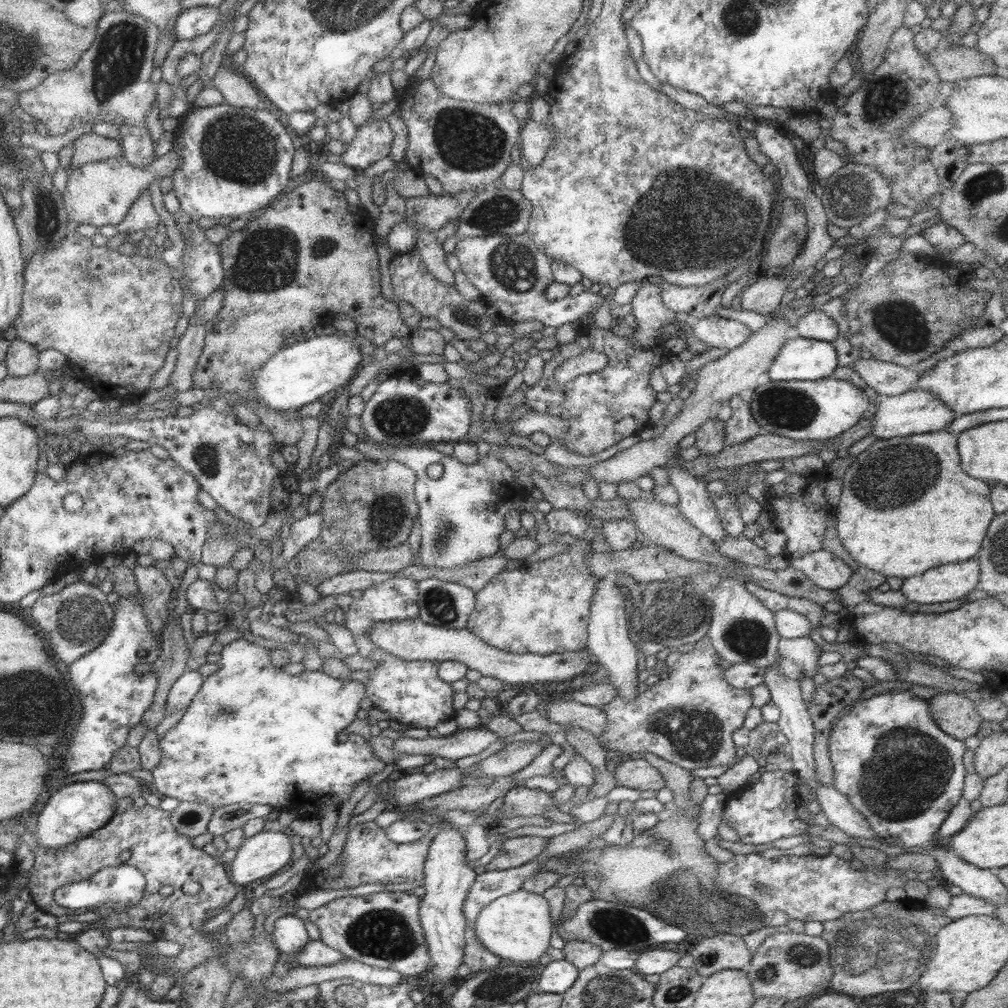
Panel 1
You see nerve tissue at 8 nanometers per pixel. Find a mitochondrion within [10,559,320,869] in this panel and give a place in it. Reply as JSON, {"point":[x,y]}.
{"point":[79,619]}

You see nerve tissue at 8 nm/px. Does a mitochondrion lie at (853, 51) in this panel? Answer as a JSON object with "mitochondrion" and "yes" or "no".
{"mitochondrion":"no"}

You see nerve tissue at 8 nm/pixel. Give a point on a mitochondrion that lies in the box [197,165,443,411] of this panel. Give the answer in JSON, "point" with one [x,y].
{"point":[268,261]}

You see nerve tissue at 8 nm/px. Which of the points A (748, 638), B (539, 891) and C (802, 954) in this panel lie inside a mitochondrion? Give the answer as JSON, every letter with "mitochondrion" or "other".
{"A":"mitochondrion","B":"other","C":"mitochondrion"}

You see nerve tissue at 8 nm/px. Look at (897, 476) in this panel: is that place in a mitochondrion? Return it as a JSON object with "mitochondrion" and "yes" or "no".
{"mitochondrion":"yes"}

